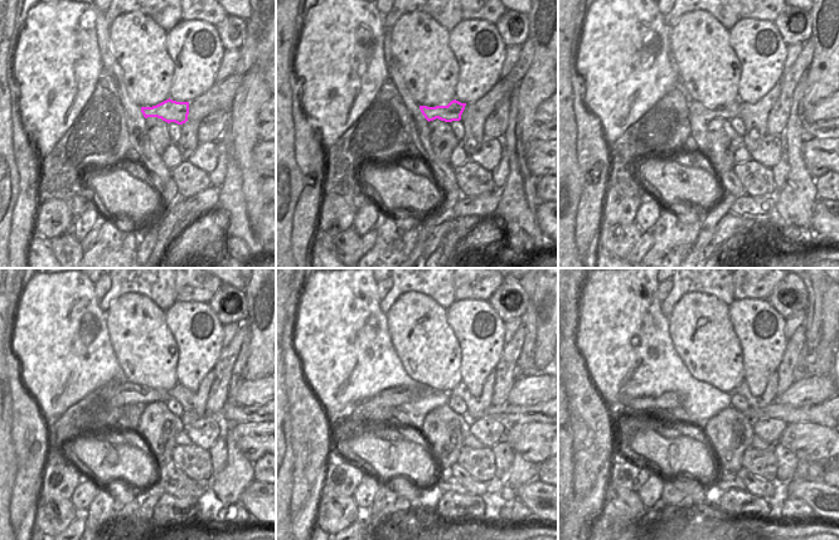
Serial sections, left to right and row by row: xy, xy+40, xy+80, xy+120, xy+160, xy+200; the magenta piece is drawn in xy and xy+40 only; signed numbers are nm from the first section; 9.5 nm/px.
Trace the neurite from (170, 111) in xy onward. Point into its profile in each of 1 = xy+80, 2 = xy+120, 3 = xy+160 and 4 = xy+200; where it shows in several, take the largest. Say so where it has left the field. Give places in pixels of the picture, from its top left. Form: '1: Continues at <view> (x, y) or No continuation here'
1: Continues at xy+80 (730, 111)
2: Continues at xy+120 (126, 393)
3: Continues at xy+160 (394, 397)
4: Continues at xy+200 (670, 399)

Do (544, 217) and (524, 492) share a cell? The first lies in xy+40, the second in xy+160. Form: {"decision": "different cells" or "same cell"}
{"decision": "same cell"}

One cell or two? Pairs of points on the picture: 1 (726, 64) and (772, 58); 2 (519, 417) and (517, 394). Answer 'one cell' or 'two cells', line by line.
1: two cells
2: two cells

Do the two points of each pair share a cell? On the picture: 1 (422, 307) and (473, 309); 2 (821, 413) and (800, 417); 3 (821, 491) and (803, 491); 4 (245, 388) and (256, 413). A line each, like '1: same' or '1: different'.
1: different
2: same
3: same
4: different

